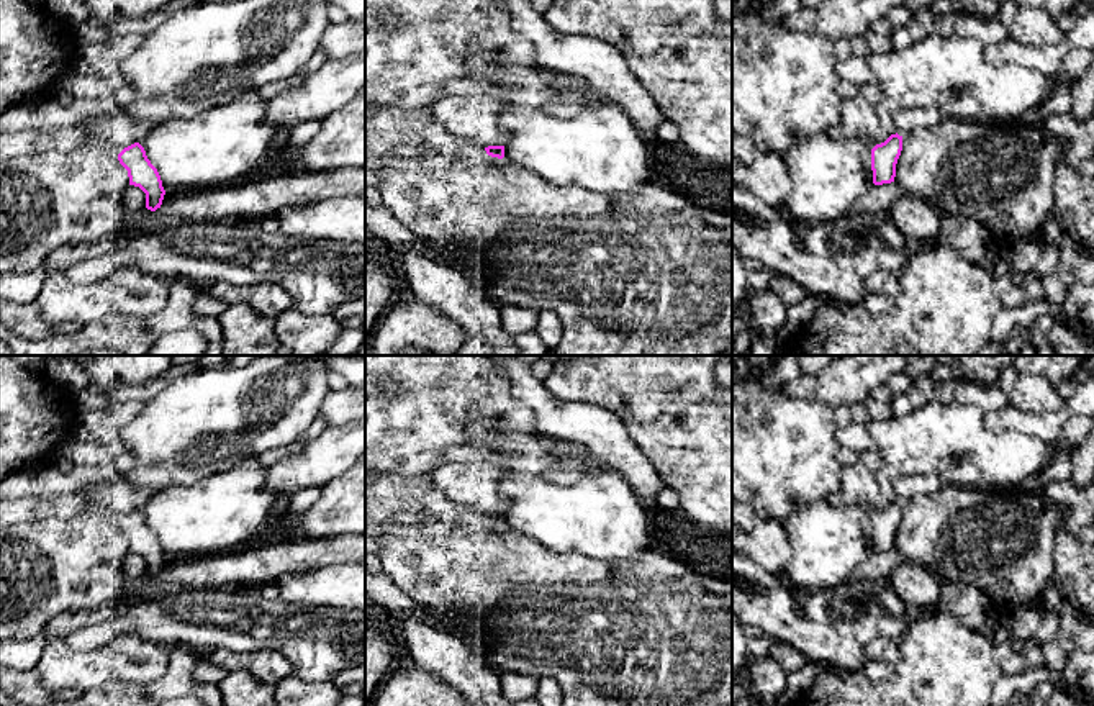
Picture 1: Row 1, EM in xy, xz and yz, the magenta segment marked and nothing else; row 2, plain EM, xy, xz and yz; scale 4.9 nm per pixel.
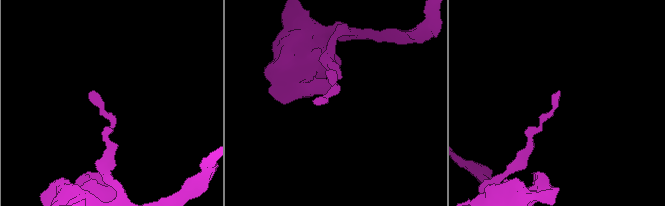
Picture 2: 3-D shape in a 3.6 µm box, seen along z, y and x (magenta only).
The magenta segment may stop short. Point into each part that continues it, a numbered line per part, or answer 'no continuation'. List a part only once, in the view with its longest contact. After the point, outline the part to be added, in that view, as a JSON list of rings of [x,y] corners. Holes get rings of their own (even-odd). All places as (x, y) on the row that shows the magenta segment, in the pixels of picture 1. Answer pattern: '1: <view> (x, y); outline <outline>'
no continuation

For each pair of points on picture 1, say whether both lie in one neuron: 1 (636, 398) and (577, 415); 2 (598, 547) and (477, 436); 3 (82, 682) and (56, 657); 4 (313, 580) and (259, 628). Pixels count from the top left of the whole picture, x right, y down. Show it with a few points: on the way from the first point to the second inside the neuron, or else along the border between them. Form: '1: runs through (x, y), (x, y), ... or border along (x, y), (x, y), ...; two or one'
1: border along (565, 400), (596, 403), (610, 410), (629, 434); two
2: runs through (565, 515), (528, 477), (528, 464), (510, 446); one
3: runs through (76, 675), (63, 664); one
4: border along (280, 597), (289, 601), (326, 608); two

